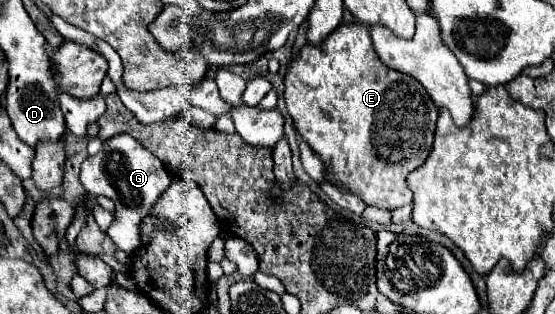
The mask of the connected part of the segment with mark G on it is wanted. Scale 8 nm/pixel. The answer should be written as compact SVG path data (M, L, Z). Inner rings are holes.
M117 134L103 142L103 150L95 156L89 156L81 164L81 184L89 196L107 196L115 202L115 222L107 230L115 246L127 254L133 254L139 246L137 228L141 218L151 214L153 204L159 200L161 192L169 186L167 168L153 154L149 154L133 136Z

